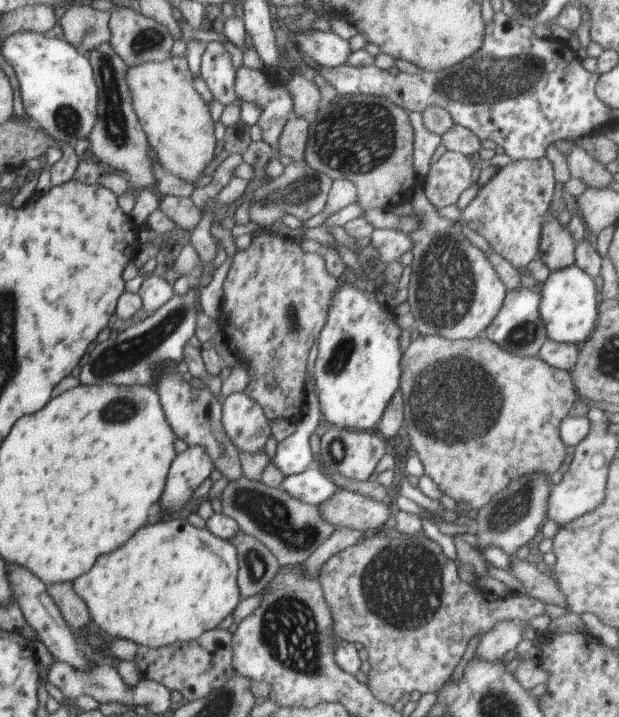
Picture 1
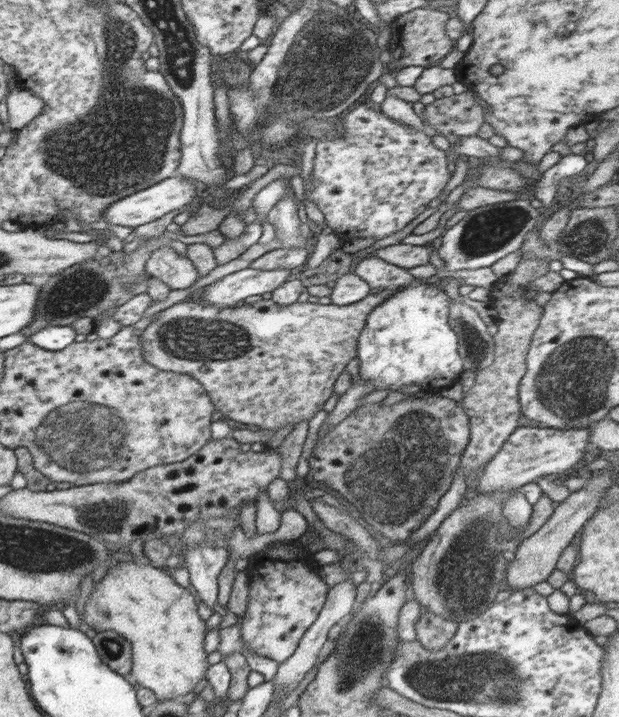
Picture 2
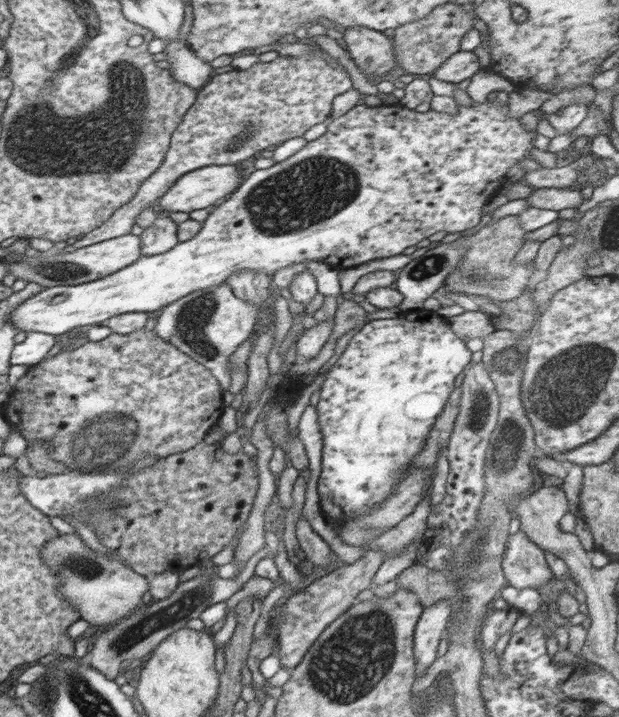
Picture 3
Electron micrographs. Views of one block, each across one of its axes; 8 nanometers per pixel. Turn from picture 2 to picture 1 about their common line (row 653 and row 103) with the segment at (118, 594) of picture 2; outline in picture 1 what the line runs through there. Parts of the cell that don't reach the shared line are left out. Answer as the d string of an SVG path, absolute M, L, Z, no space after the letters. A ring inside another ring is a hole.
M171 56L164 62L144 62L130 66L126 82L132 95L134 112L156 153L158 164L180 180L194 184L214 158L214 122L204 98L194 90L194 80L183 56Z

